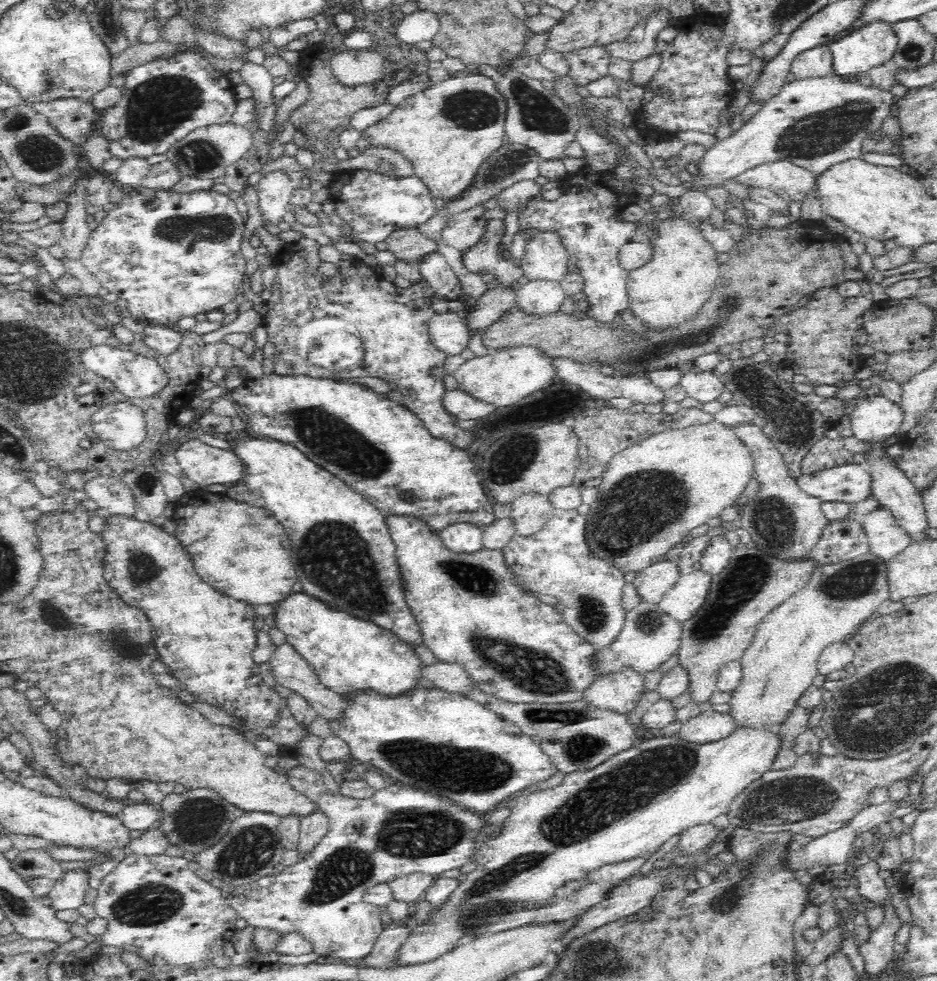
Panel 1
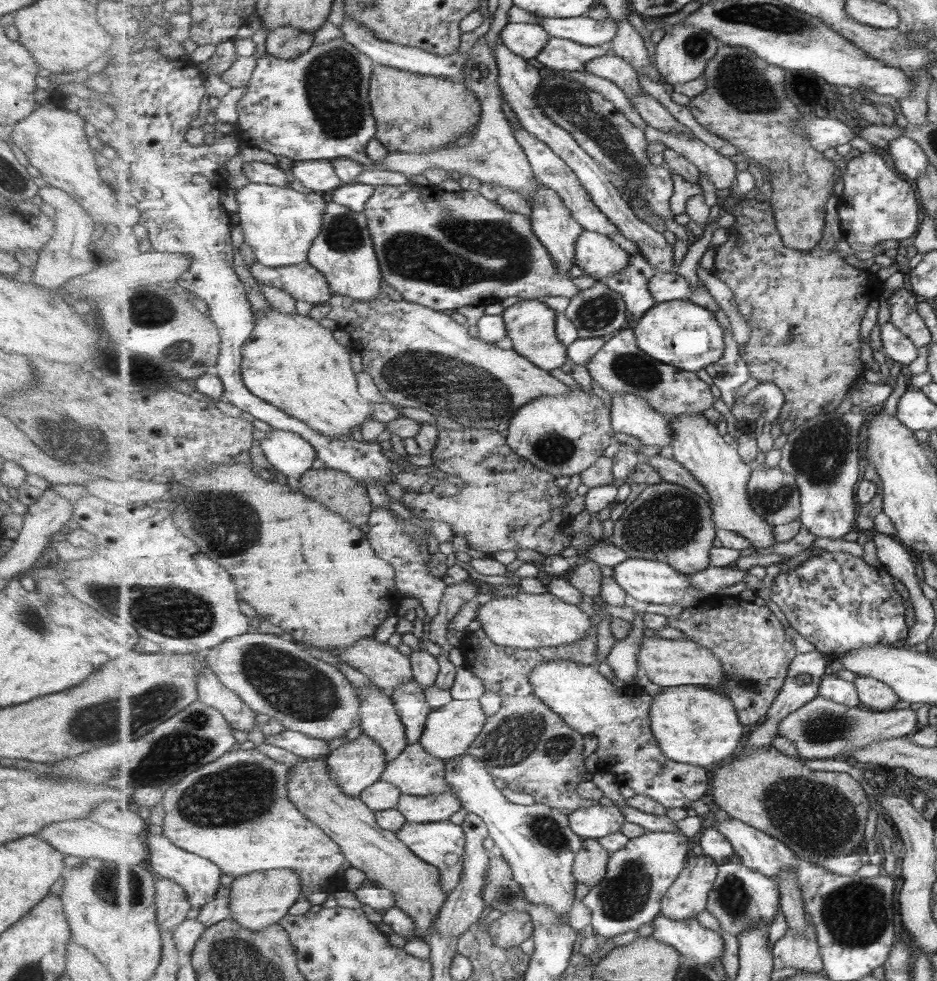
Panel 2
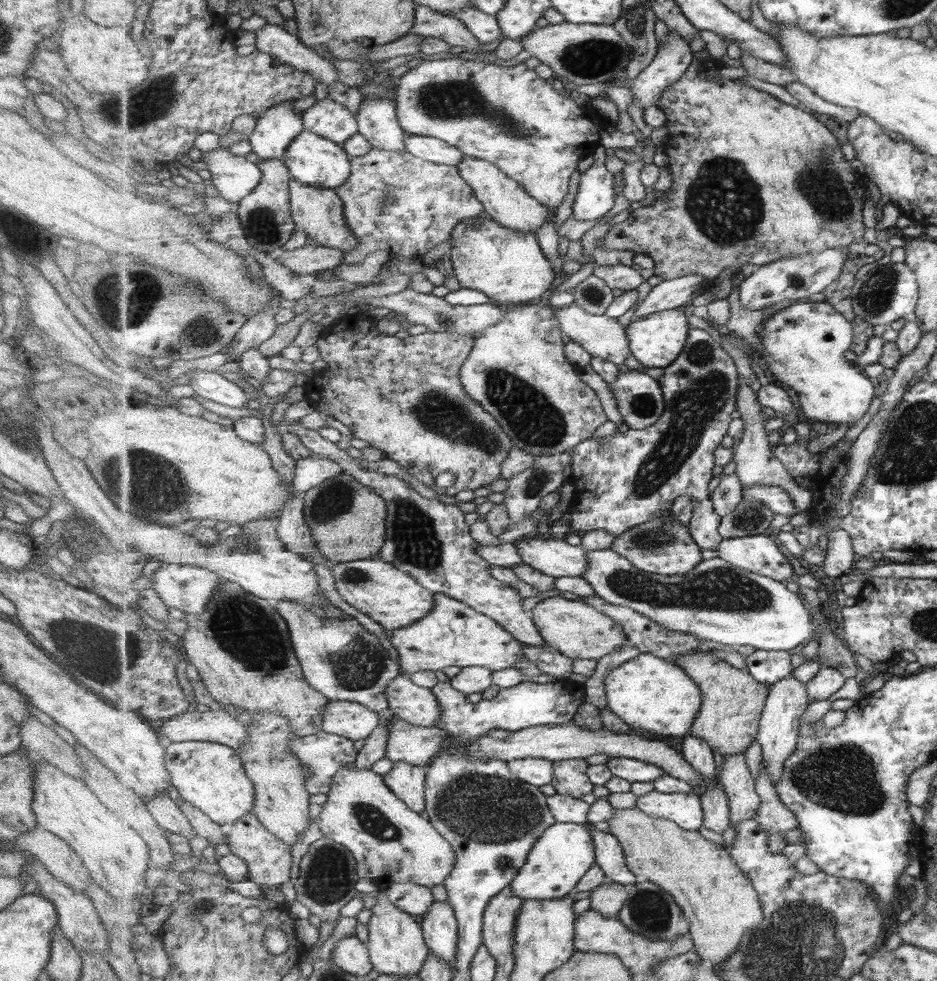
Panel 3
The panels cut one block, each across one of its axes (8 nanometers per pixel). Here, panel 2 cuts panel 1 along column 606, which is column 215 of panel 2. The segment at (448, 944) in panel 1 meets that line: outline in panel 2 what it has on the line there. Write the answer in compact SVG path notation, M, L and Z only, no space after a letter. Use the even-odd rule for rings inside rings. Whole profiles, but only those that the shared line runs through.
M257 748L233 749L220 759L199 767L181 782L165 788L162 800L166 815L160 831L187 852L212 860L226 875L239 878L254 872L292 868L299 871L304 882L302 894L321 896L333 884L341 884L341 876L351 868L351 861L327 833L293 804L288 795L291 767L273 760Z

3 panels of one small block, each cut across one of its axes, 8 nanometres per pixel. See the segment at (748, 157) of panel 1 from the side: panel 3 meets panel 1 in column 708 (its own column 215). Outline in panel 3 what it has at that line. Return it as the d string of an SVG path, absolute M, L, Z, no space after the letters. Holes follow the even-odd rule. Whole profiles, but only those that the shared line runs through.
M221 147L201 155L201 161L206 163L206 169L212 174L213 186L233 206L230 212L237 213L239 203L261 182L263 171L260 165L252 156L237 156L231 150Z

